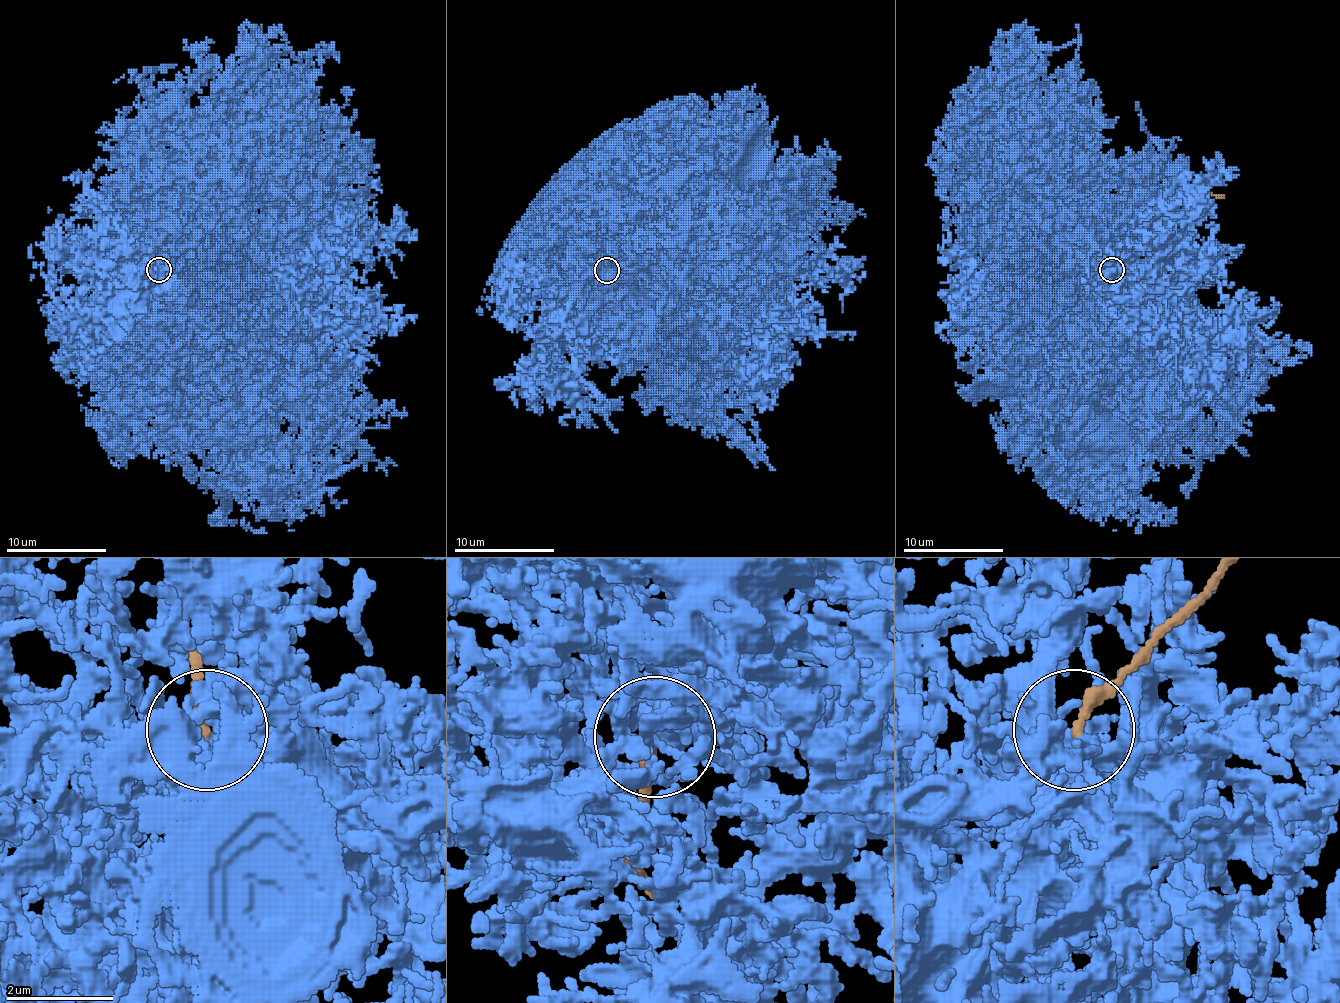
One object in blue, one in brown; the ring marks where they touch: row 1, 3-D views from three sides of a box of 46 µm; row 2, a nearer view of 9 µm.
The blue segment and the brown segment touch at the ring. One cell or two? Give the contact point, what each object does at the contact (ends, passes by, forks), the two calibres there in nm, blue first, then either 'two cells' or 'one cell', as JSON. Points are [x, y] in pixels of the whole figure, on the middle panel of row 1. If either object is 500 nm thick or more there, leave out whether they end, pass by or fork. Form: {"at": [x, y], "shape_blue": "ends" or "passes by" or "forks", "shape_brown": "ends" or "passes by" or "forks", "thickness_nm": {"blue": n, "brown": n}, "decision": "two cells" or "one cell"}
{"at": [607, 270], "shape_blue": "forks", "shape_brown": "ends", "thickness_nm": {"blue": 180, "brown": 240}, "decision": "two cells"}

